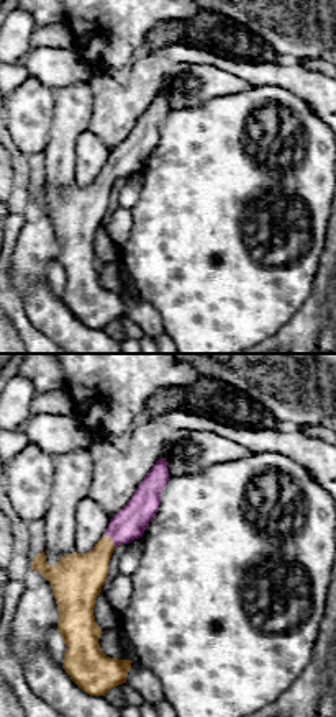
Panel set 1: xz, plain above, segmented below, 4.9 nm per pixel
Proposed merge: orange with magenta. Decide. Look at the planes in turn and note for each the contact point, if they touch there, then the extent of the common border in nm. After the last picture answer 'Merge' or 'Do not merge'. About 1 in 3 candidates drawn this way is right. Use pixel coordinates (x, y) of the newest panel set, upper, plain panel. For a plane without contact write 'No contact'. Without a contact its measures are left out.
Touches orange at (112, 174). Shared border 80 nm

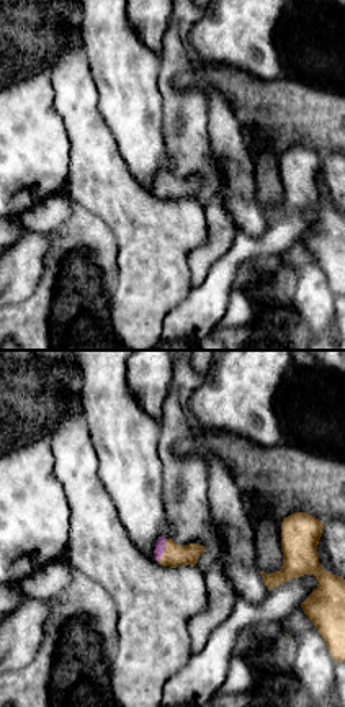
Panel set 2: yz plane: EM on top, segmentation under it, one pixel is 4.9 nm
Touches orange at (165, 184). Shared border 130 nm

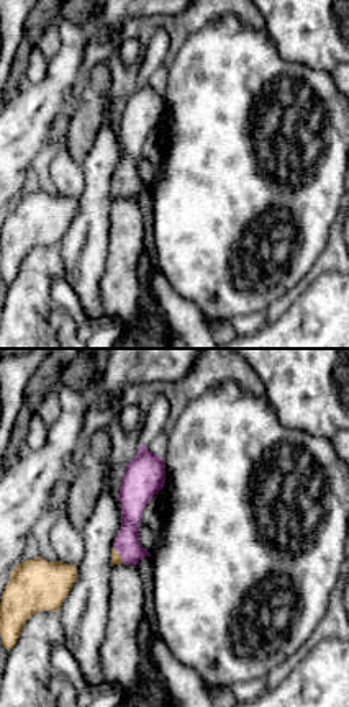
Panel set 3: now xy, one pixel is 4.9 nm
Touches orange at (120, 189). Shared border 90 nm

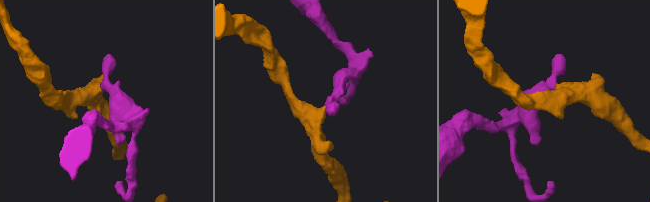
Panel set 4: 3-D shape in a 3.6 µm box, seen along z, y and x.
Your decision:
Merge

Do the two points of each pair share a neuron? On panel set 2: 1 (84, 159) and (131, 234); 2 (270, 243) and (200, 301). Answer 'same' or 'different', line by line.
1: same
2: same

